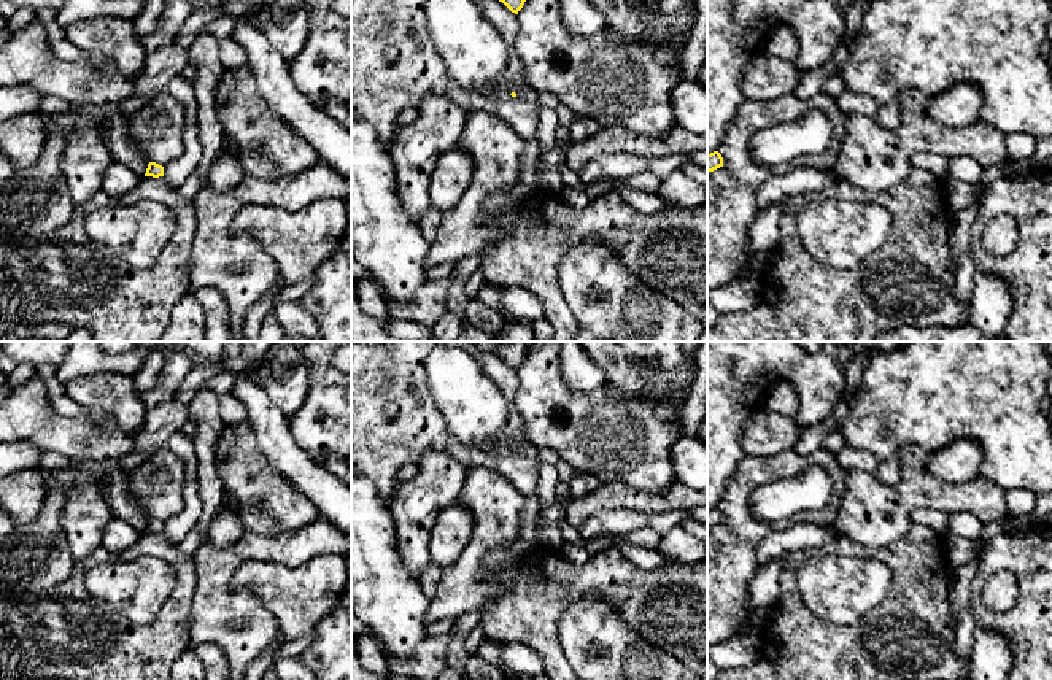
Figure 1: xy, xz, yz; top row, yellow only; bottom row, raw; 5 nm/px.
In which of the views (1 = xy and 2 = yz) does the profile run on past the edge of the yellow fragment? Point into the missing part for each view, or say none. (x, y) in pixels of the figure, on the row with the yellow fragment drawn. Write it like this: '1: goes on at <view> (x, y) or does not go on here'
1: does not go on here
2: does not go on here

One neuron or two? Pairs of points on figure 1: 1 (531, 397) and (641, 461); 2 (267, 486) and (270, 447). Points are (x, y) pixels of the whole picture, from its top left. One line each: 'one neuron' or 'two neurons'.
1: one neuron
2: two neurons

